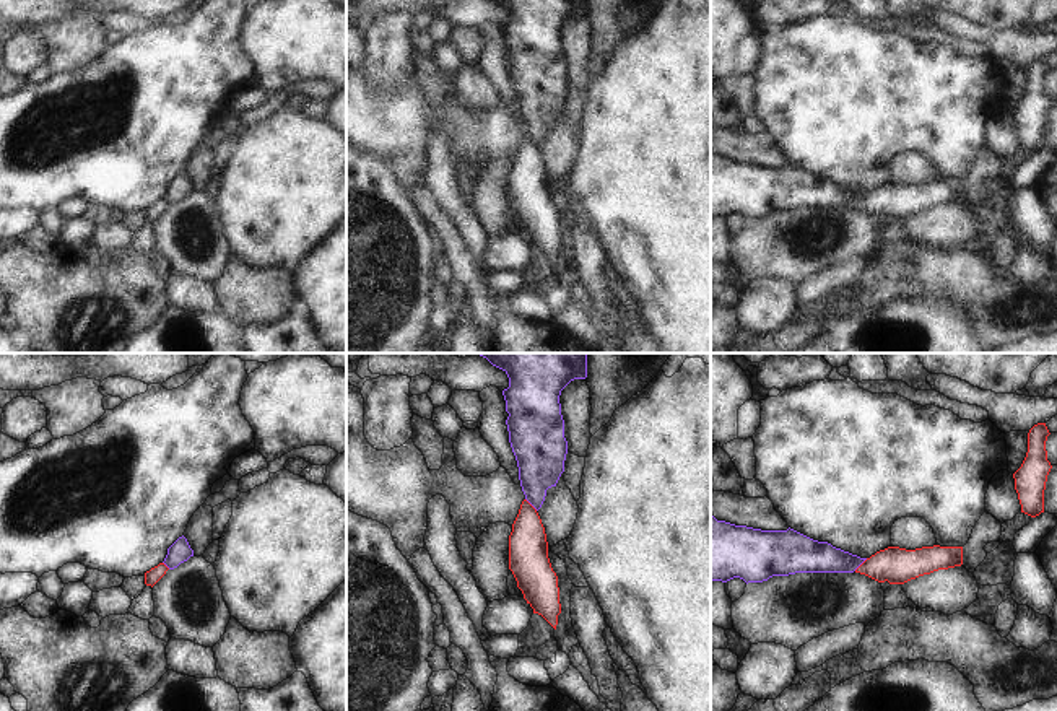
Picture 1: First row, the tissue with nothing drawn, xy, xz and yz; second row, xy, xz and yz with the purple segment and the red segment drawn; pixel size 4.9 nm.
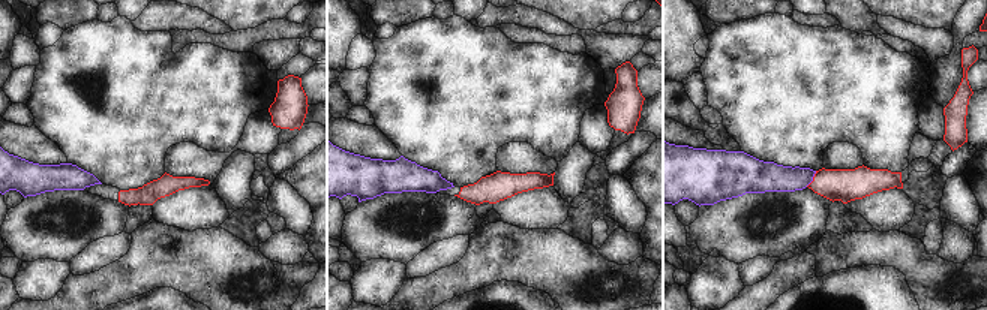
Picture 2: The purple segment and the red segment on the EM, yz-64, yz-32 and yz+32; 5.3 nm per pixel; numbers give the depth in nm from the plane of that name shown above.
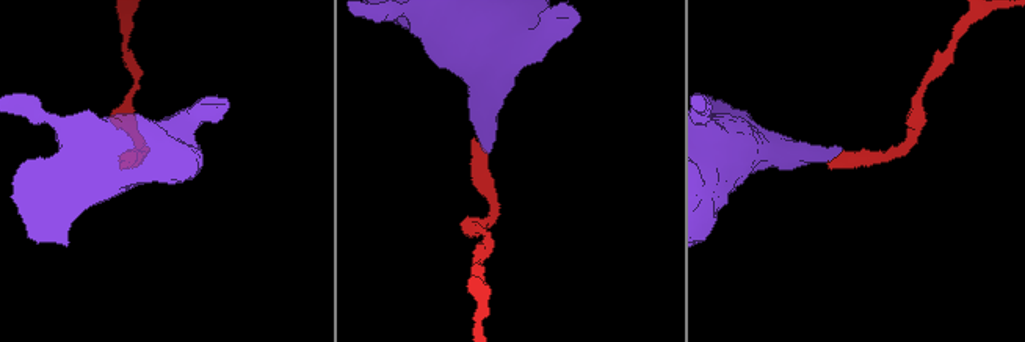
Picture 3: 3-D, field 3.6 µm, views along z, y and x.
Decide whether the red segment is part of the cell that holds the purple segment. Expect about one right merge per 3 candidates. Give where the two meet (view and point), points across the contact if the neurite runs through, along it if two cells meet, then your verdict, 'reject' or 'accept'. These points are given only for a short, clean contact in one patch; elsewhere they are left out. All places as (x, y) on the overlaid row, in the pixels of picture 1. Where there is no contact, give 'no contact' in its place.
contact yz (861, 563); border yz (867, 558), (854, 570); reject

